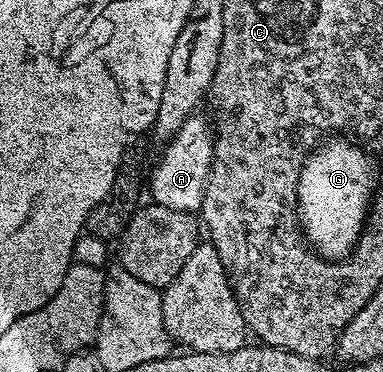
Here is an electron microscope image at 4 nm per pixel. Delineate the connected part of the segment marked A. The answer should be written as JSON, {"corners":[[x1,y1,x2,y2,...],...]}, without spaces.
{"corners":[[195,113,184,121,177,133,170,138,169,143,161,148,162,156,154,167,154,172,148,175,148,195,151,200,168,209,177,211,188,211,191,213,201,212,202,202,206,196,206,185,210,182,210,172,214,166,214,135,212,127,201,119,201,114]]}

